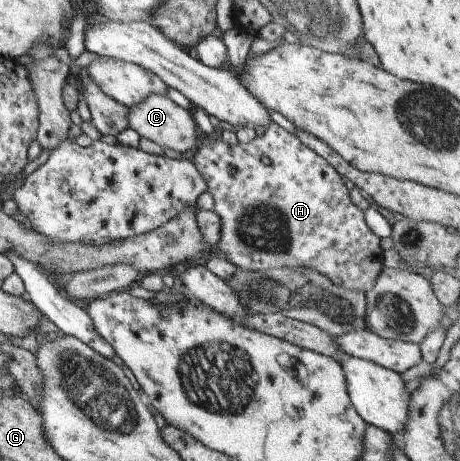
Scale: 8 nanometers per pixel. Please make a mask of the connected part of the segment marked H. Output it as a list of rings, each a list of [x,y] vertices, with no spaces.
[[[272,122],[264,128],[261,136],[255,136],[247,143],[236,142],[230,146],[230,144],[222,142],[218,136],[202,136],[193,154],[192,164],[194,164],[196,172],[202,176],[202,180],[205,181],[206,192],[213,199],[212,212],[220,220],[220,236],[216,242],[217,254],[224,257],[230,264],[234,264],[234,267],[252,271],[267,270],[268,268],[316,268],[316,272],[326,276],[329,282],[342,286],[346,290],[360,290],[364,293],[366,290],[370,290],[370,286],[374,286],[374,280],[382,268],[382,251],[379,246],[379,239],[366,227],[363,212],[349,200],[348,190],[334,168],[331,168],[326,160],[322,160],[312,150],[306,148],[304,144],[300,144],[295,136]]]

